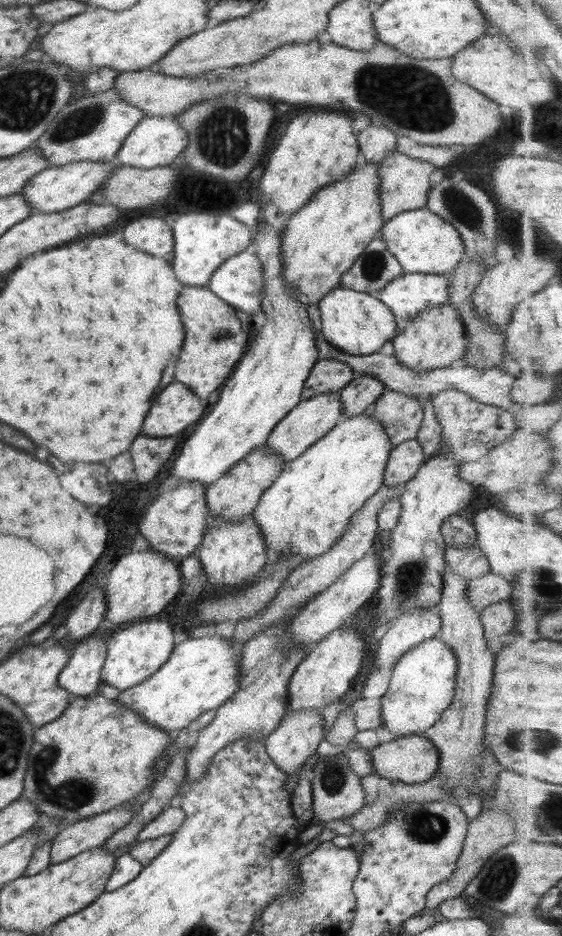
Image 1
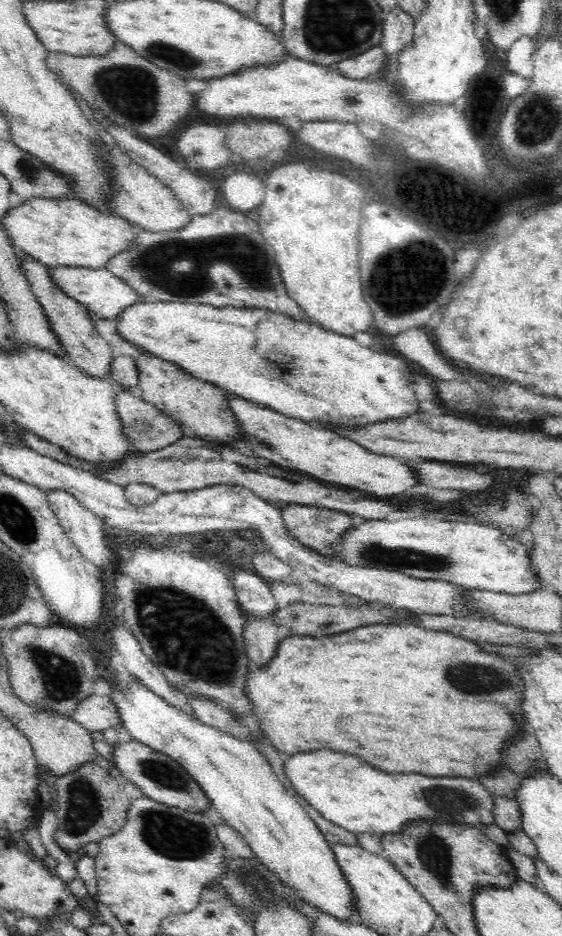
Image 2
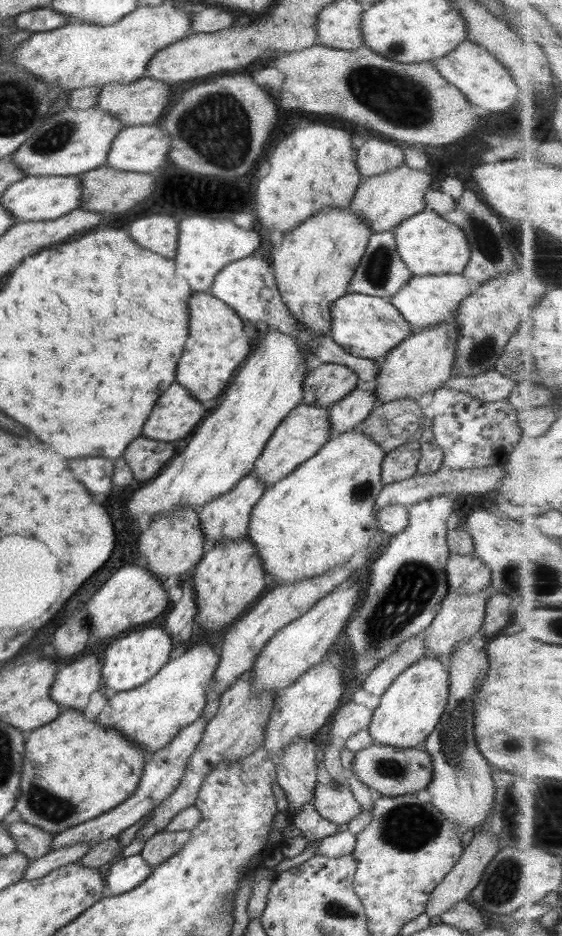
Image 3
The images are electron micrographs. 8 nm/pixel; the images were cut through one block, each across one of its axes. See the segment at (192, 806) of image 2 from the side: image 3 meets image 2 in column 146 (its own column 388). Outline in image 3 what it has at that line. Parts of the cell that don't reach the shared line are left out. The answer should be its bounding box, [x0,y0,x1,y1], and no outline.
[350,744,432,796]

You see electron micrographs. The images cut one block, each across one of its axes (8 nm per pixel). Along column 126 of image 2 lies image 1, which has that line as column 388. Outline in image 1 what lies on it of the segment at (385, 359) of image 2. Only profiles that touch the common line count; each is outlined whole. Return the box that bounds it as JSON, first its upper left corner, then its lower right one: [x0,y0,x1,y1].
[318,286,399,356]

